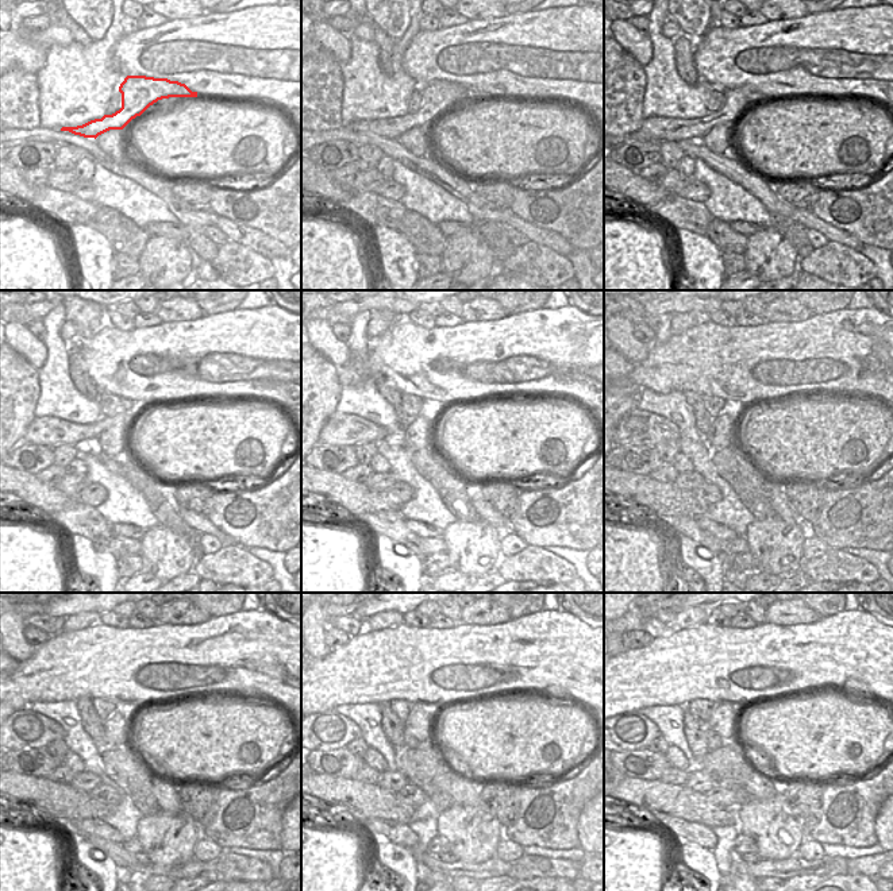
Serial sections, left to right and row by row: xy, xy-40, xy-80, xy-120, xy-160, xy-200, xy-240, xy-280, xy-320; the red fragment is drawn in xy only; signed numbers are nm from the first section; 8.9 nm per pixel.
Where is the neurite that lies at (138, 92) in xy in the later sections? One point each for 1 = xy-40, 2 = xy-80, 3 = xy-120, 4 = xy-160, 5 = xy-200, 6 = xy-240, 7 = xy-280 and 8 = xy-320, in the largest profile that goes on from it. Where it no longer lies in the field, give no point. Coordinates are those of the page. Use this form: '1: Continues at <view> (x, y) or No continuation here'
1: Continues at xy-40 (438, 96)
2: Continues at xy-80 (738, 100)
3: Continues at xy-120 (43, 431)
4: Continues at xy-160 (341, 428)
5: Continues at xy-200 (636, 427)
6: Continues at xy-240 (26, 729)
7: Continues at xy-280 (328, 731)
8: Continues at xy-320 (631, 731)

